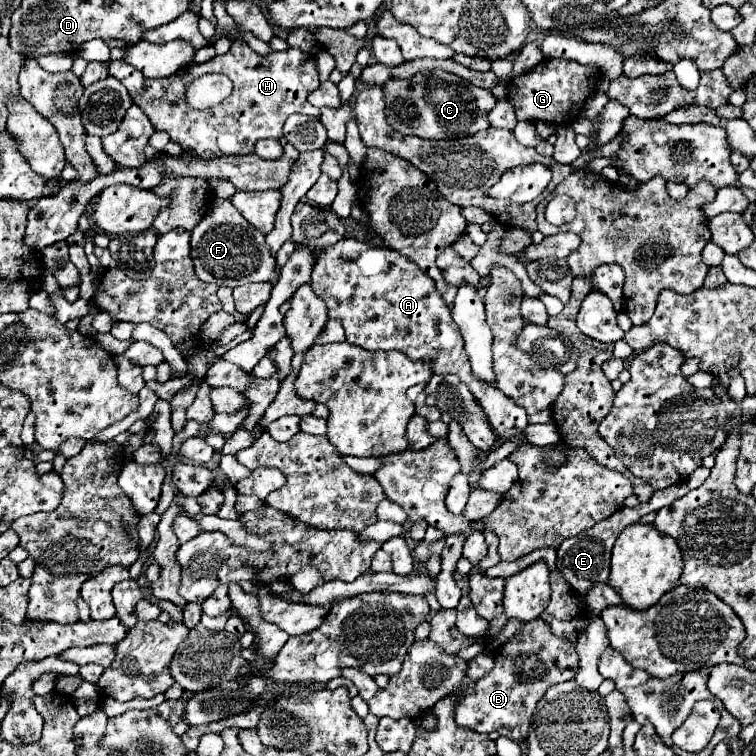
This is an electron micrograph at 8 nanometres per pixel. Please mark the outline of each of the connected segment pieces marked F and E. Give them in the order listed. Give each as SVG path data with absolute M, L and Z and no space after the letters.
M215 198L203 220L191 232L191 260L195 272L203 282L217 286L243 286L249 282L271 282L279 278L277 258L271 256L271 248L265 244L265 234L257 232L231 200Z
M677 484L677 486L671 486L671 488L665 488L665 490L657 490L653 494L653 498L645 504L641 504L639 508L621 508L619 512L615 512L613 516L609 516L607 520L595 524L595 528L589 528L587 532L581 532L579 536L575 538L567 538L559 550L557 550L557 568L563 572L565 580L579 592L579 594L587 594L595 584L599 582L607 582L609 578L609 560L611 560L611 550L613 550L613 544L615 540L619 538L619 534L623 532L623 528L631 526L631 524L637 524L641 516L649 514L649 512L657 512L659 508L671 504L673 500L685 496L689 492L687 484Z

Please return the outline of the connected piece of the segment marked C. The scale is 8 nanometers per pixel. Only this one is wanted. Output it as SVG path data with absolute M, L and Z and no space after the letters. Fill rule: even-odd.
M431 72L431 78L417 74L409 80L391 78L383 84L385 94L385 116L387 122L401 134L419 136L423 140L453 140L477 134L479 130L489 128L489 112L497 104L495 96L489 90L473 86L471 82L449 74L449 72ZM427 86L431 94L427 92Z

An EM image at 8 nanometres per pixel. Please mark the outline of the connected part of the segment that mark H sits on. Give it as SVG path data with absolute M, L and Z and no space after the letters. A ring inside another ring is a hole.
M237 40L237 42L233 42L233 46L227 54L215 56L209 62L203 62L203 64L189 64L189 66L181 68L177 74L161 78L161 80L145 78L137 68L129 66L123 60L111 60L109 68L111 68L111 76L117 78L129 90L129 96L133 98L133 102L149 116L155 130L167 132L173 142L183 146L185 152L193 152L193 154L203 156L207 160L215 158L215 156L227 156L227 154L251 154L253 148L255 148L255 142L259 138L281 138L281 130L283 130L285 120L295 112L311 116L311 118L321 116L321 110L307 102L307 96L315 88L319 88L319 74L317 74L317 68L315 68L315 56L303 52L301 48L287 48L283 52L273 52L271 50L269 54L259 56L243 40ZM207 72L227 74L233 82L233 94L223 102L223 106L215 106L209 112L199 112L199 110L187 108L187 102L183 100L183 92L185 92L187 84L191 80L195 80L197 76L203 76Z

